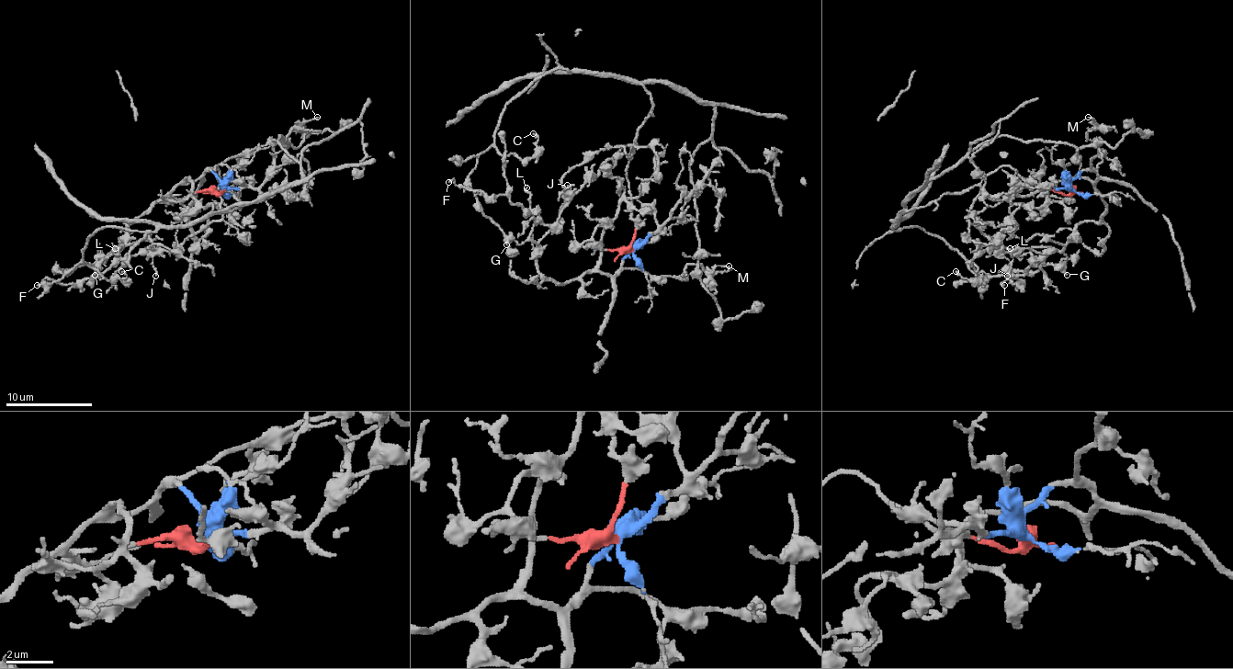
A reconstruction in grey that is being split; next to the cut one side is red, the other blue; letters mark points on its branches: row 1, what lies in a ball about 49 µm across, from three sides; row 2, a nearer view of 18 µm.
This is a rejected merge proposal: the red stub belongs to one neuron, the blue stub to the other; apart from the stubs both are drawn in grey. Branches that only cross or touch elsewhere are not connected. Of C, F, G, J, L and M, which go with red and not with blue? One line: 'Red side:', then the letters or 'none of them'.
Red side: C

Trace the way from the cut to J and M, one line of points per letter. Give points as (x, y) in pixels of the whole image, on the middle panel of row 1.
J: (632, 250), (619, 269), (610, 276), (588, 271), (554, 282), (538, 271), (538, 243), (558, 221), (567, 185)
M: (632, 250), (623, 265), (645, 274), (677, 276), (688, 265), (701, 265), (707, 271), (723, 271), (729, 265)

